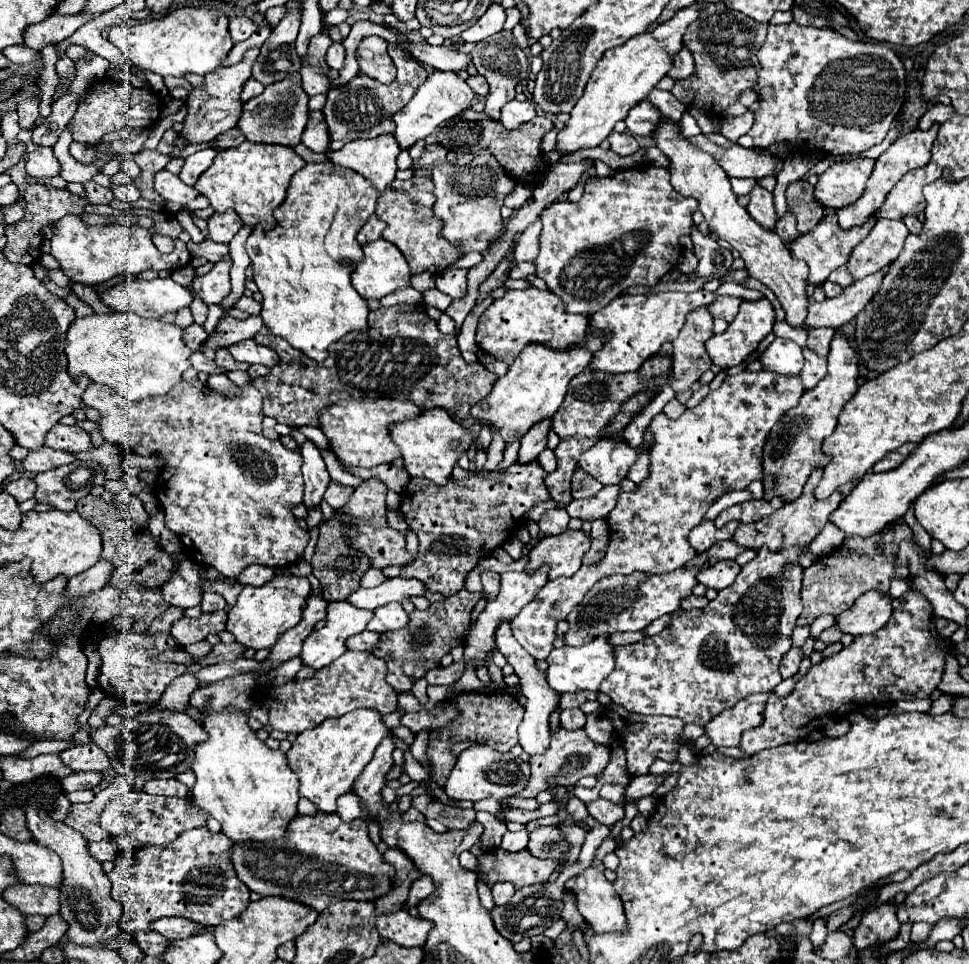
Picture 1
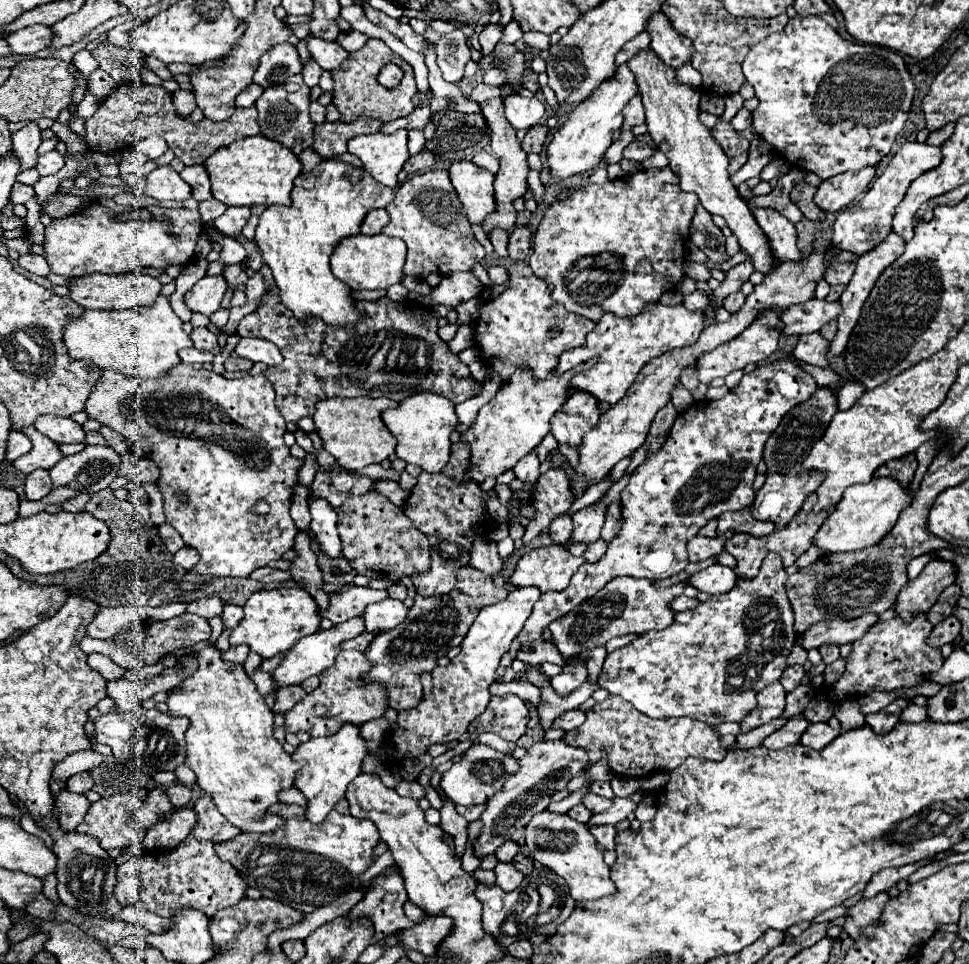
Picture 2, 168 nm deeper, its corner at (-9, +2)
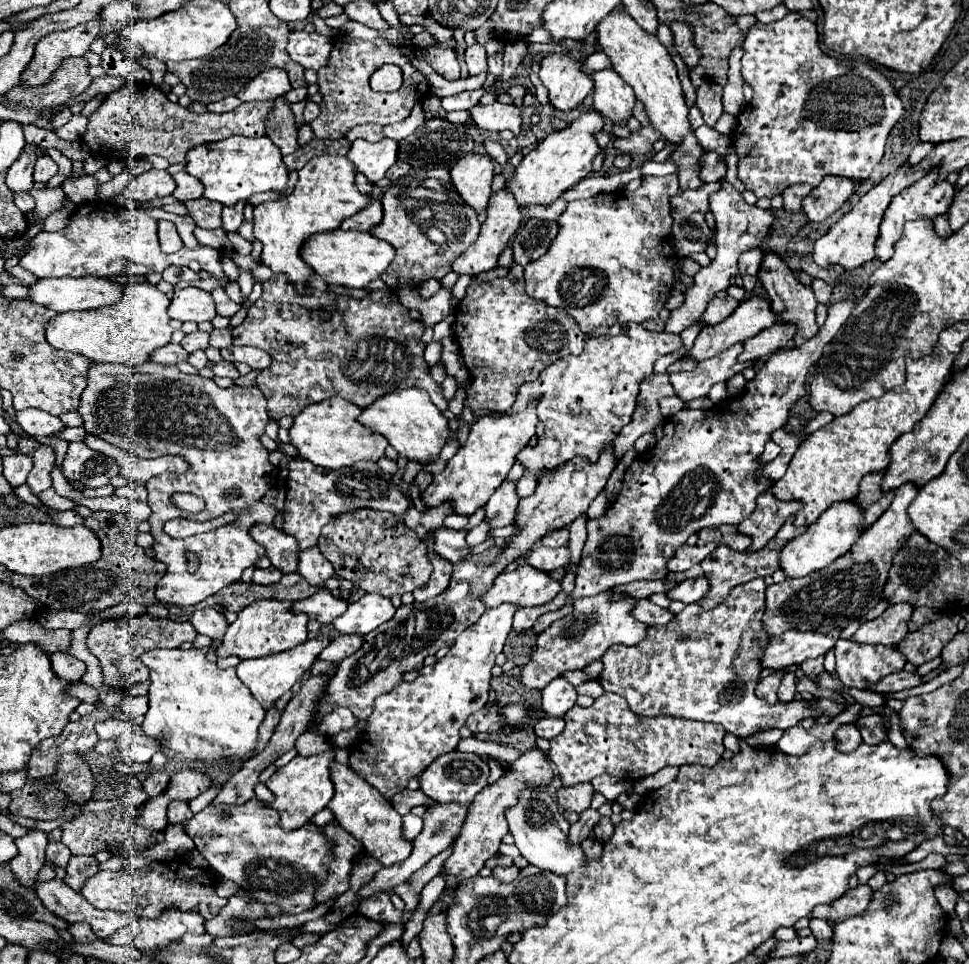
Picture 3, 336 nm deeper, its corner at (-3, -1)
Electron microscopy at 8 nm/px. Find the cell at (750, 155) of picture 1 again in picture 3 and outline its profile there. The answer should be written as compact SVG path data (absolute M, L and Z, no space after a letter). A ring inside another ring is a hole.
M708 151L704 157L702 157L702 181L706 183L712 183L712 181L720 181L726 177L726 161L722 155L718 155L716 151Z

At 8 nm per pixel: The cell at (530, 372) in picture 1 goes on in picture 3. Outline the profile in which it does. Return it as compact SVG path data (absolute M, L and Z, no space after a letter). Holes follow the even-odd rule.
M534 403L526 407L522 413L490 413L476 419L476 423L470 427L468 439L456 455L452 457L452 463L448 461L446 469L438 475L434 475L434 481L424 489L422 501L430 507L436 507L444 501L452 501L452 507L456 513L472 515L478 507L486 505L494 489L506 479L508 471L512 469L516 455L528 445L528 441L534 437L534 429L538 425L538 415Z

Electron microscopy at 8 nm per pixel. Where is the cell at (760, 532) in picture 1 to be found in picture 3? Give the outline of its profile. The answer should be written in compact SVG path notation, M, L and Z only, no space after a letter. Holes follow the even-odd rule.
M788 517L788 521L780 527L780 531L776 533L776 537L772 539L772 547L762 547L762 549L758 549L758 551L742 551L742 553L738 553L738 551L732 551L730 547L722 547L722 545L718 545L704 561L702 561L702 569L704 569L704 573L706 573L706 577L710 579L710 593L700 601L702 603L702 607L706 607L706 609L712 609L712 607L716 607L718 603L722 603L722 601L726 601L726 597L730 595L730 591L736 587L736 585L742 585L742 583L748 583L748 581L752 581L752 579L756 579L756 577L770 577L780 565L778 565L778 555L780 555L780 551L782 551L782 547L790 541L790 539L794 539L794 537L798 537L800 533L804 533L808 527L798 527L798 525L794 525L794 517Z

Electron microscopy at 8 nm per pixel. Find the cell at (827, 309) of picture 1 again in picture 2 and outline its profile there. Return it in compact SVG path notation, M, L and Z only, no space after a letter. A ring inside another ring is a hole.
M812 298L806 304L796 308L786 308L780 314L782 320L782 334L784 336L802 336L818 332L826 322L836 320L840 314L840 302L826 302Z

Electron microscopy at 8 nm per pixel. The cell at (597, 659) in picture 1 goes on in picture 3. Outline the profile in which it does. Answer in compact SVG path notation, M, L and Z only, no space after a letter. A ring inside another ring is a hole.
M558 677L542 689L542 709L550 717L564 717L576 705L576 689L566 679Z

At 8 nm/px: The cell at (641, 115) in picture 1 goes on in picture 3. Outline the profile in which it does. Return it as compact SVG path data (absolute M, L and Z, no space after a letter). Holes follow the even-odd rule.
M602 69L592 73L594 77L594 107L616 125L628 125L636 95L632 87L614 71Z

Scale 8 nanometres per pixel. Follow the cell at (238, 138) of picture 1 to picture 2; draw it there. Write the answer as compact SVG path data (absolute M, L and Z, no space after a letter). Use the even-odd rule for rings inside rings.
M132 82L132 84L120 84L108 98L104 98L94 112L92 118L84 122L86 134L84 140L92 152L122 152L124 148L136 146L140 140L148 138L150 134L158 134L166 140L168 148L180 158L186 166L202 164L208 156L212 156L218 148L226 146L228 142L242 140L246 136L254 136L260 132L258 124L258 112L254 106L248 108L236 108L236 112L222 122L212 120L200 120L190 122L188 118L180 116L172 104L172 94L162 86L150 86L146 82Z

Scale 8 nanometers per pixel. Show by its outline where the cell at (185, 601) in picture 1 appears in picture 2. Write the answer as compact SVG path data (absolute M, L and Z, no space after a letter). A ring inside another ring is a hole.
M208 596L208 598L202 598L198 602L188 604L186 612L198 614L198 616L208 620L208 618L214 618L214 616L222 616L222 608L224 608L224 602L218 596Z

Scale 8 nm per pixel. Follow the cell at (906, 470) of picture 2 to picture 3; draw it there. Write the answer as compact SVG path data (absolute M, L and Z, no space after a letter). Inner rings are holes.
M884 471L870 473L860 483L860 493L858 493L856 501L866 509L864 527L872 525L890 507L890 503L894 499L894 491L882 491L882 487L880 487L882 477L884 477Z

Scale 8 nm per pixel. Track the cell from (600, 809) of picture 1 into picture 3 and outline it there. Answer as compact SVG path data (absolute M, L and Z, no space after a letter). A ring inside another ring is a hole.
M578 783L574 787L562 787L558 791L558 801L564 809L582 813L590 807L594 795L594 787L590 783Z

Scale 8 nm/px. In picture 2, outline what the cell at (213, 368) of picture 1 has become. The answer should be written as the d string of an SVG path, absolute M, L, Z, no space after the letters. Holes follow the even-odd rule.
M184 348L180 352L180 360L182 362L198 362L198 364L204 364L204 362L210 362L212 360L212 354L202 352L202 350L196 350L196 348Z

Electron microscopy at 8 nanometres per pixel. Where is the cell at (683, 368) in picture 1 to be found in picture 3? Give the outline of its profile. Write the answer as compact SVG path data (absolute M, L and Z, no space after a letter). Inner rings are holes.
M754 247L746 253L742 253L740 259L738 259L738 275L740 277L746 275L746 273L756 275L756 271L760 267L760 261L762 261L762 249L760 247Z

